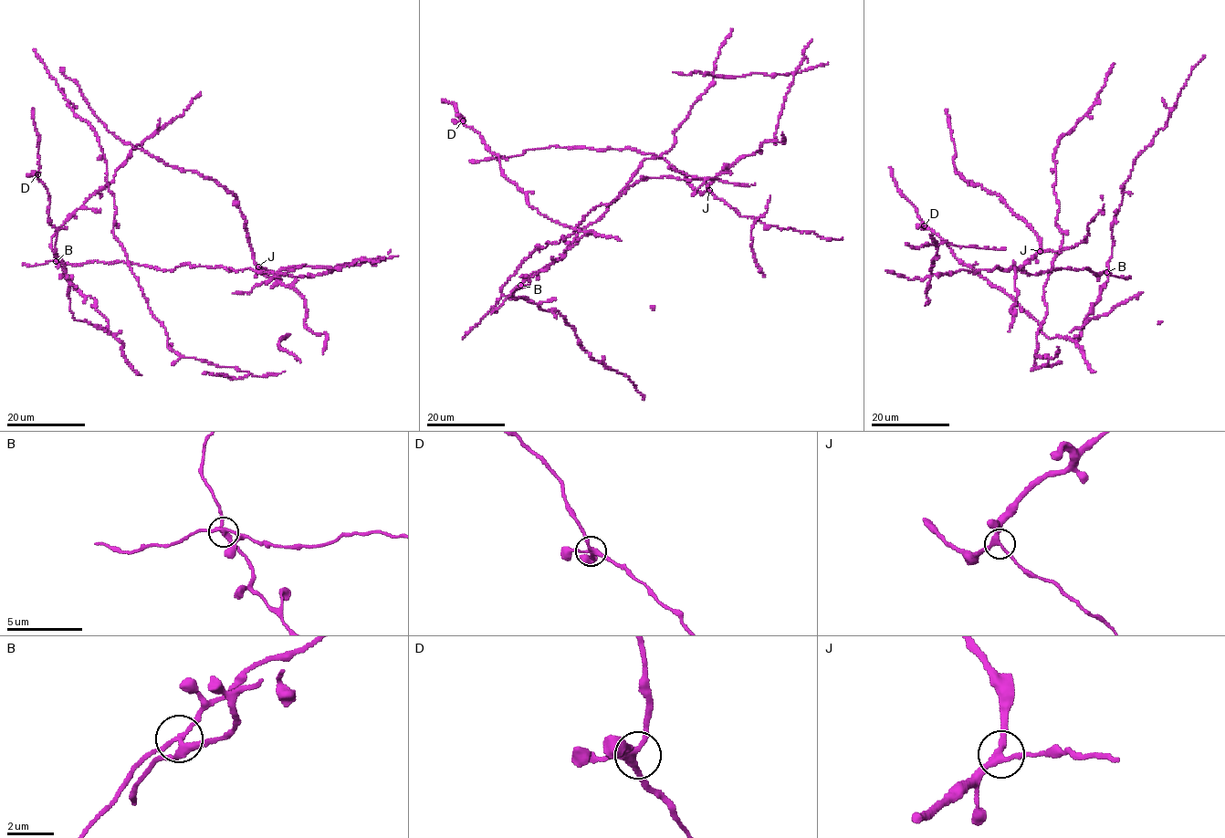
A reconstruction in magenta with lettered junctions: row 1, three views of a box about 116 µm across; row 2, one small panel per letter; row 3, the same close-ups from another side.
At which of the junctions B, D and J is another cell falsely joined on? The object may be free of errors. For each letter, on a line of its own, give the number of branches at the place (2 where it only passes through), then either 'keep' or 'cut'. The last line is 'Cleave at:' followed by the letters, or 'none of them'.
B: branches 4; cut
D: branches 4; keep
J: branches 3; keep
Cleave at: B

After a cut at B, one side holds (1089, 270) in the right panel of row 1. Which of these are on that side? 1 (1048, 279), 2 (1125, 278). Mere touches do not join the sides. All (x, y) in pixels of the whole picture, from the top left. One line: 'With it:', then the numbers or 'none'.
With it: 2

